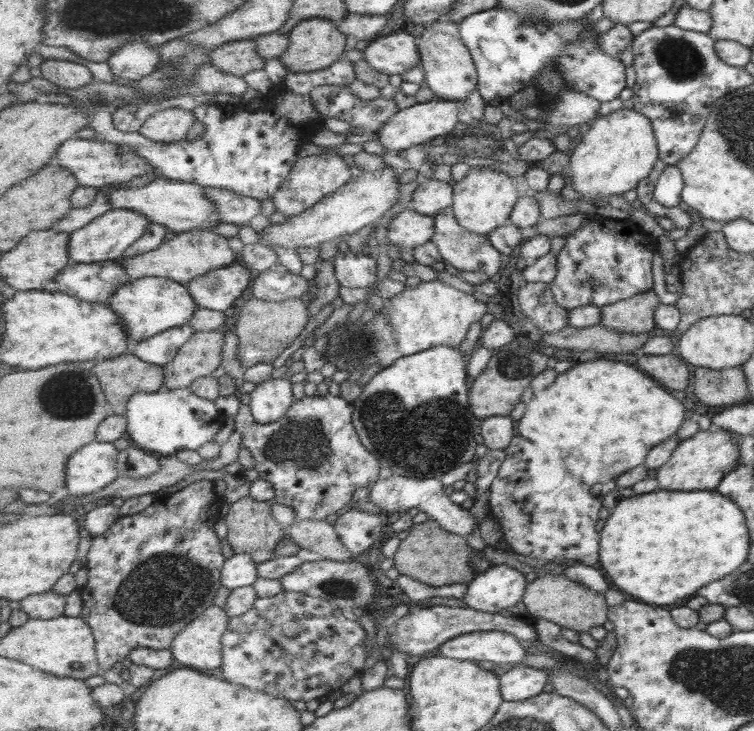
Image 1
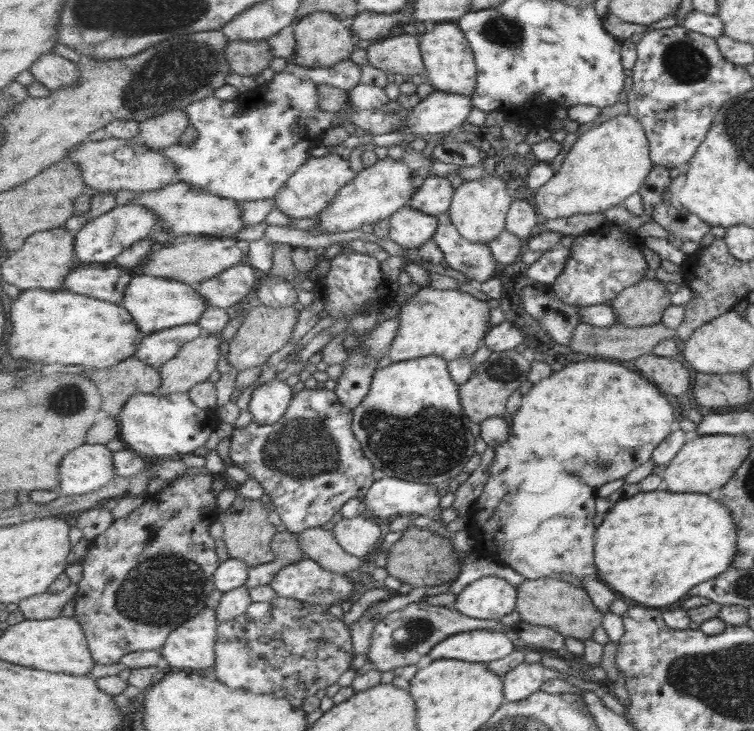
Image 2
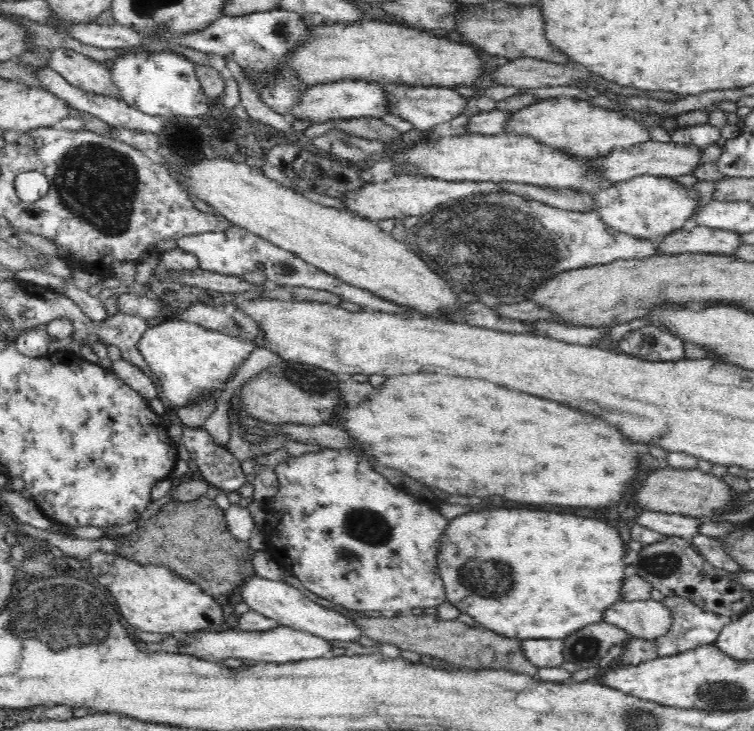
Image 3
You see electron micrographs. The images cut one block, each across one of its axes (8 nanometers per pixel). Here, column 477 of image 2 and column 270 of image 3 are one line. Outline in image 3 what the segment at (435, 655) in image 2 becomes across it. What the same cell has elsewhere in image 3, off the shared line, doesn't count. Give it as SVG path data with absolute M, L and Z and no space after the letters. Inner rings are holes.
M284 625L266 632L244 632L238 629L221 628L220 632L212 632L212 634L206 631L202 636L186 640L185 644L183 653L198 654L200 658L204 654L210 654L216 660L224 661L225 658L229 657L240 659L251 658L263 663L285 663L313 658L330 658L334 656L334 650L336 650L336 644L331 642L331 640L326 640L319 636L311 635L309 632L299 631L294 627Z

